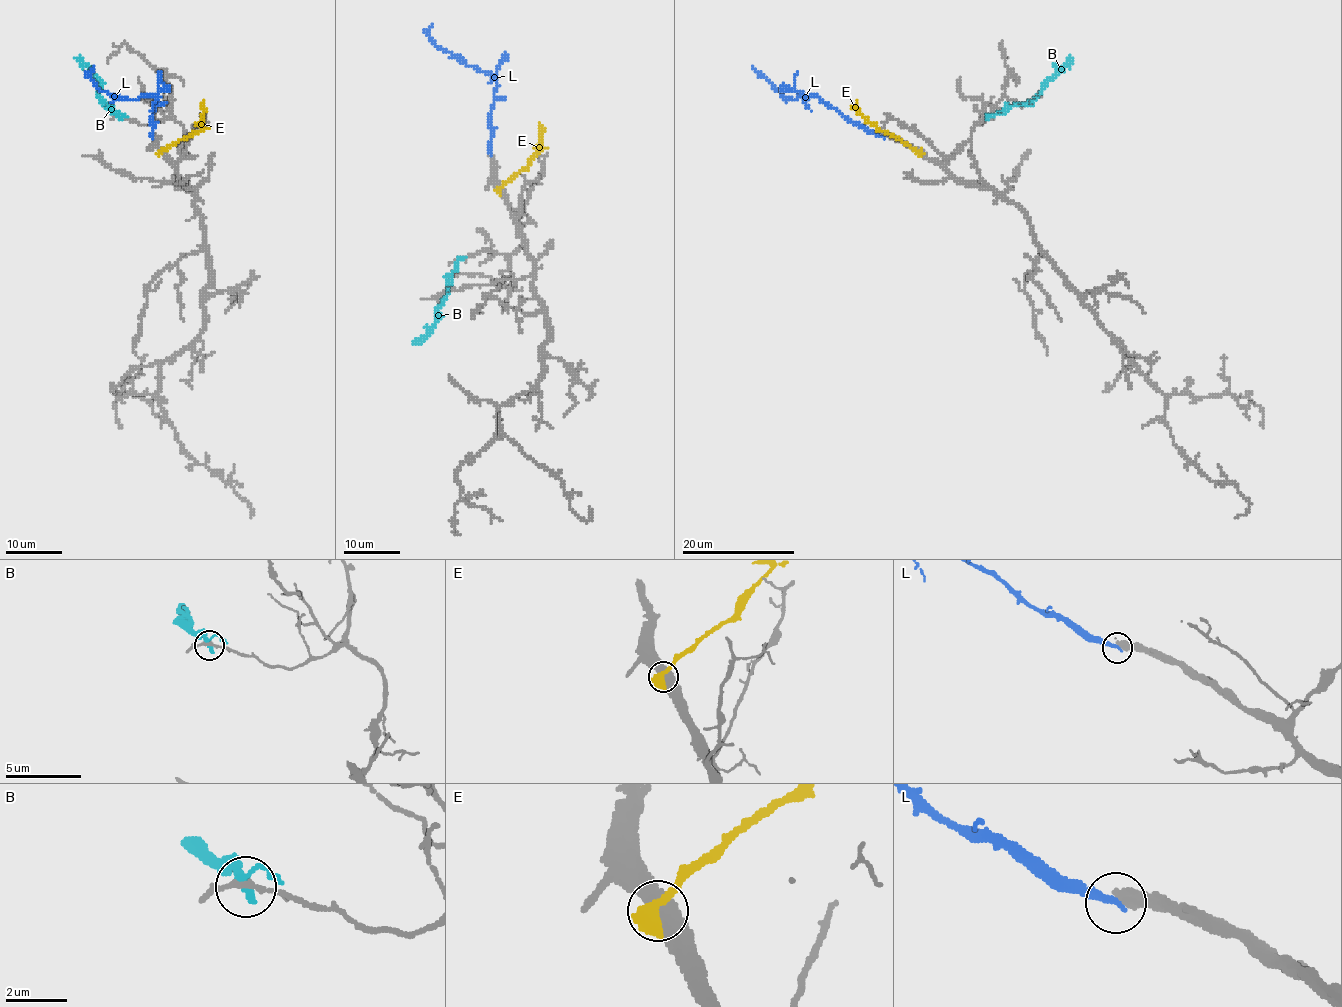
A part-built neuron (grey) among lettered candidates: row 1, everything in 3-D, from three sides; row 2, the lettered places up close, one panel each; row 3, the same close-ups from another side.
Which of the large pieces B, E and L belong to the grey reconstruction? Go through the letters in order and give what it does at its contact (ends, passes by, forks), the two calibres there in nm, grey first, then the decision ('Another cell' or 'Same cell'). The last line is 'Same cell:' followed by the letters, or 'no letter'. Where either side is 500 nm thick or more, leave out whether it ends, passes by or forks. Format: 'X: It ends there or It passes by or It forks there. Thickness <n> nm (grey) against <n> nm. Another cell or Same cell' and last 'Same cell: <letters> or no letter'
B: It passes by. Thickness 170 nm (grey) against 220 nm. Another cell
E: Thickness 480 nm (grey) against 700 nm. Another cell
L: It ends there. Thickness 460 nm (grey) against 280 nm. Another cell
Same cell: no letter

